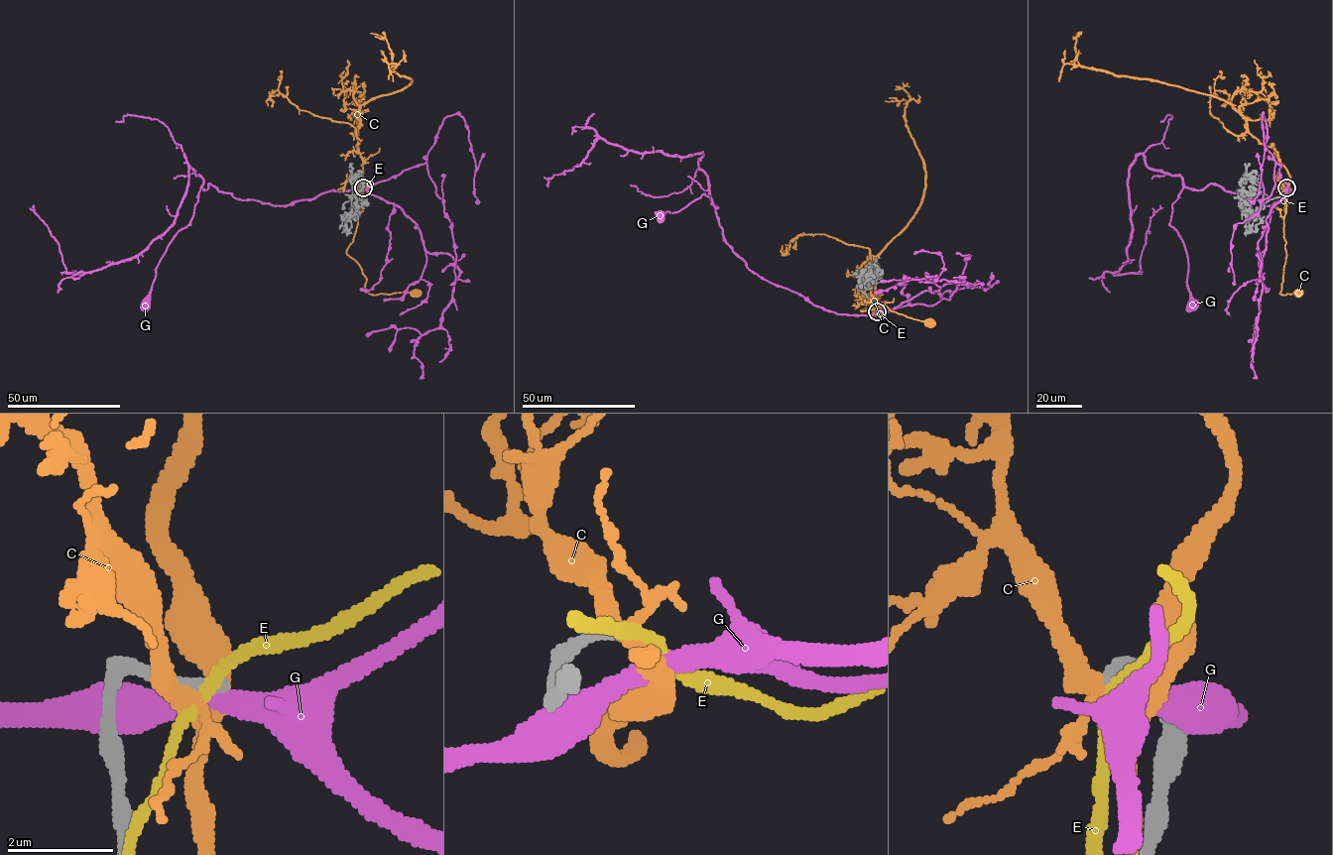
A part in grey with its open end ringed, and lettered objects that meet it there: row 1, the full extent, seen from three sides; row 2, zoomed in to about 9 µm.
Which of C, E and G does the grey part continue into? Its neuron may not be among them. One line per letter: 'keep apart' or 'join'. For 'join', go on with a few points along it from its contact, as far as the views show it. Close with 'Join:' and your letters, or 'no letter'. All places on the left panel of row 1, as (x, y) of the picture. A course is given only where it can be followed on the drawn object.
C: keep apart
E: keep apart
G: keep apart
Join: no letter

